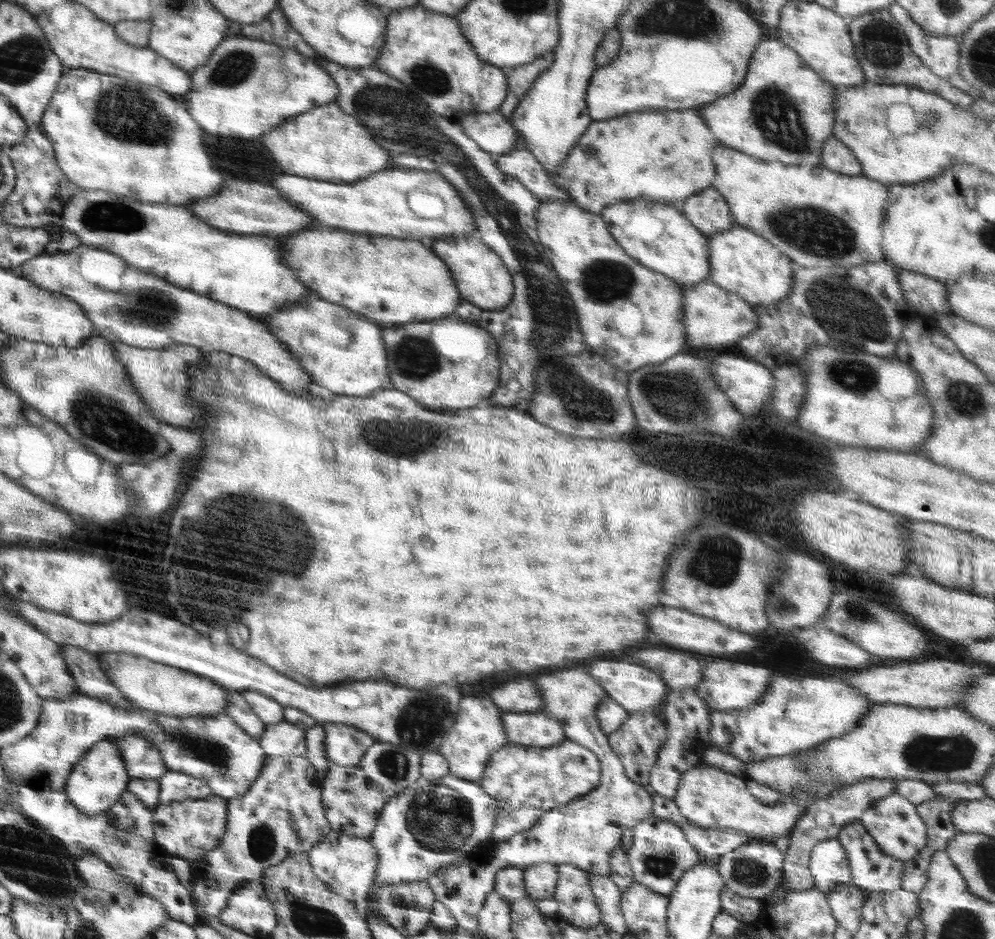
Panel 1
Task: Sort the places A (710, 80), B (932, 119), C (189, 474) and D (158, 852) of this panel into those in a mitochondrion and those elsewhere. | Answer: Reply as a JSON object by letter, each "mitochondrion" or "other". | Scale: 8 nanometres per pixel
{"A":"other","B":"mitochondrion","C":"other","D":"other"}

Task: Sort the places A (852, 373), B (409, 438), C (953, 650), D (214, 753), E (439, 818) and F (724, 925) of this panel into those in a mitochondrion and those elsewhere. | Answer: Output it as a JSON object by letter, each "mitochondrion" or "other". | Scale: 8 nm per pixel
{"A":"mitochondrion","B":"mitochondrion","C":"other","D":"mitochondrion","E":"mitochondrion","F":"other"}

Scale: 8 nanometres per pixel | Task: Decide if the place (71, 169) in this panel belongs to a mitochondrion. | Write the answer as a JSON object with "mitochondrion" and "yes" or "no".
{"mitochondrion":"no"}

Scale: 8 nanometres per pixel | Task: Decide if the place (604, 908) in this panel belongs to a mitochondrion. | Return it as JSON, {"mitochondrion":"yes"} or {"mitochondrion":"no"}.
{"mitochondrion":"no"}

